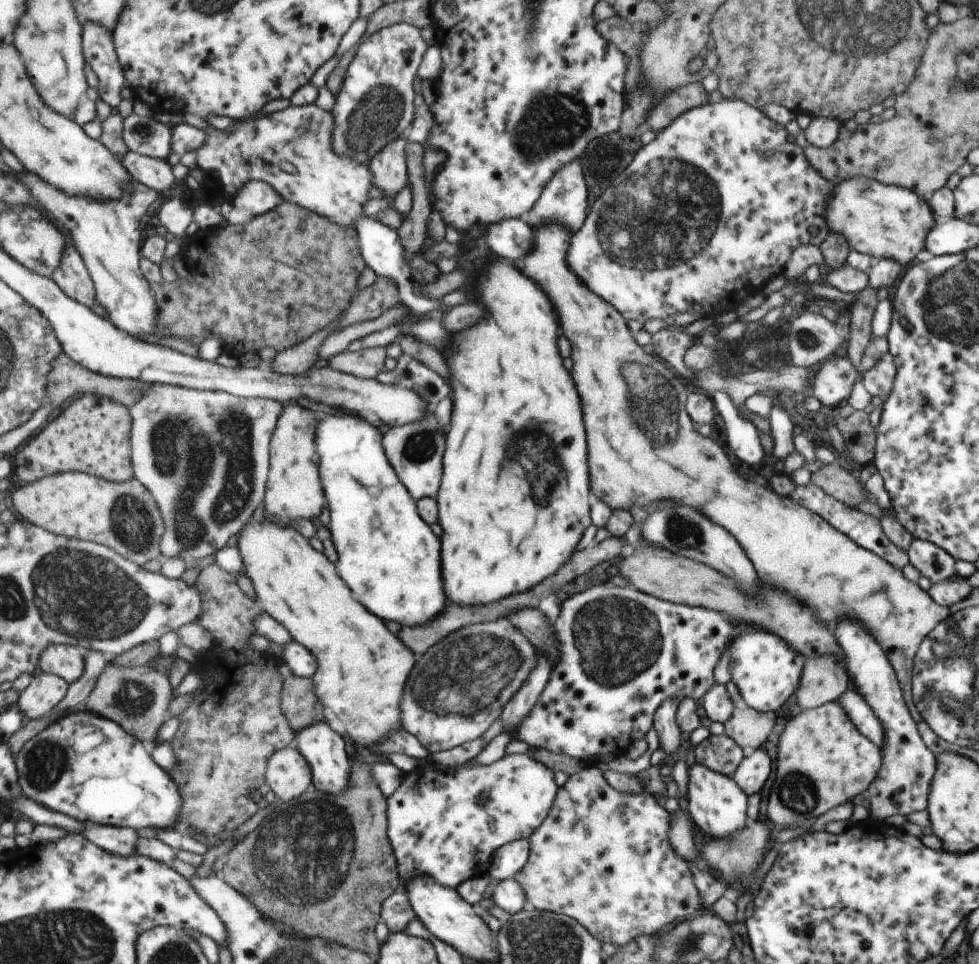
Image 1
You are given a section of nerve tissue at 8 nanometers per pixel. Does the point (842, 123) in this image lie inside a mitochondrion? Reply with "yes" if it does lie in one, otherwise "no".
no

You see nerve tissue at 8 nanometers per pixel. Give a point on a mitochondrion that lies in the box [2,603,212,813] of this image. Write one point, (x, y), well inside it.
(46, 762)

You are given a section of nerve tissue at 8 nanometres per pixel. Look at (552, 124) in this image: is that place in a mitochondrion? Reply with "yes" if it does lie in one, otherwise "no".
yes

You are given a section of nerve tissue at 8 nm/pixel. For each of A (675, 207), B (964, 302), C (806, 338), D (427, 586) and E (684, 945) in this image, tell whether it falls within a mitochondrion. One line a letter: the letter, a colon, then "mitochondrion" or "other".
A: mitochondrion
B: mitochondrion
C: mitochondrion
D: other
E: mitochondrion

